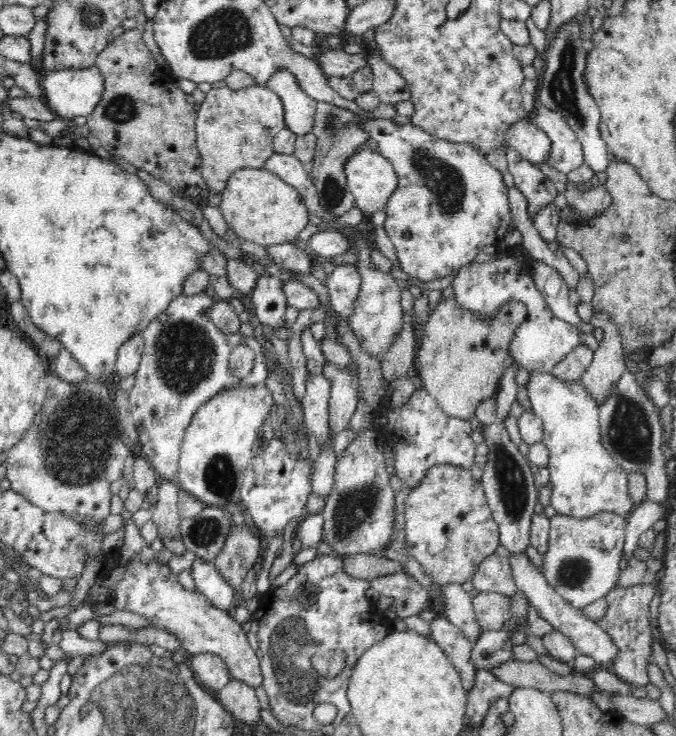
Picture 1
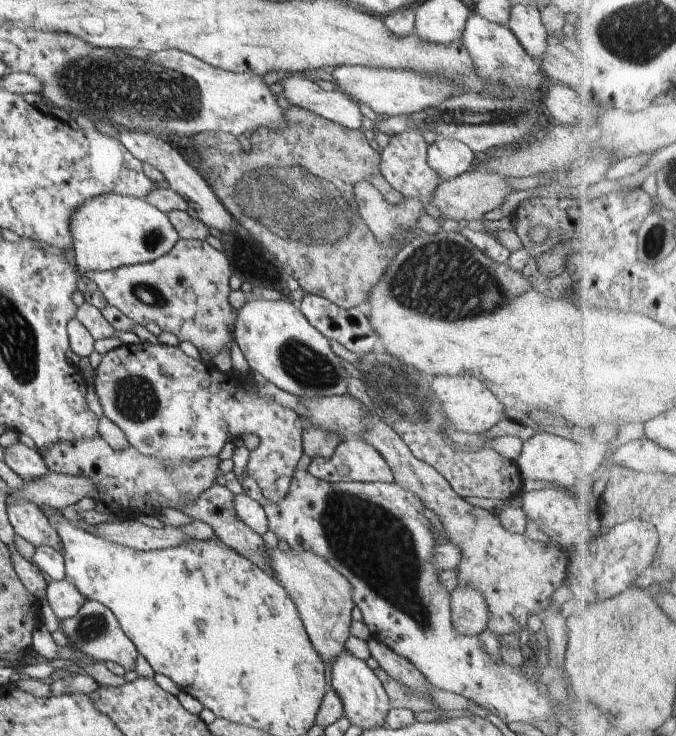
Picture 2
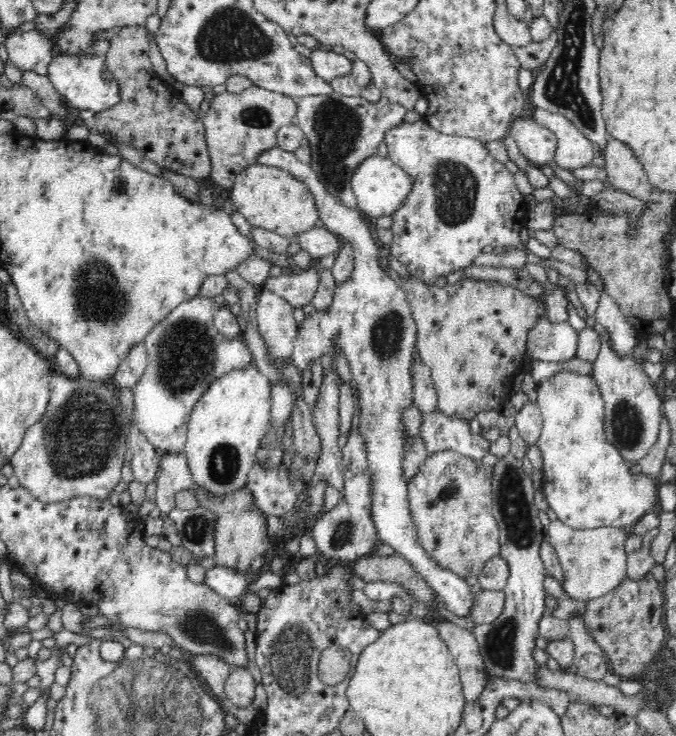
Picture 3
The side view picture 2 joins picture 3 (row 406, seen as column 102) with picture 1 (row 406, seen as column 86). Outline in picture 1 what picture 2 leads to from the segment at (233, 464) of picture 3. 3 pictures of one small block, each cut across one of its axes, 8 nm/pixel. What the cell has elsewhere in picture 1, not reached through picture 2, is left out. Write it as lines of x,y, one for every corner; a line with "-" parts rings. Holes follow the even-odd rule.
266,383
228,387
216,393
194,413
181,445
176,474
179,488
206,506
239,502
244,473
256,456
262,424
274,405

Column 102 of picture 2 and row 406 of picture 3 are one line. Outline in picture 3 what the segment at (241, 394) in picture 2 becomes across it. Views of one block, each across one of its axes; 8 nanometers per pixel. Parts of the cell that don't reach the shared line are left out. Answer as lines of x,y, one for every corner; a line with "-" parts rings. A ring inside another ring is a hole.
278,144
271,149
265,150
259,154
258,163
263,166
272,166
281,168
292,174
297,180
304,182
309,186
309,192
315,197
315,202
320,214
320,219
324,222
324,228
331,231
336,236
343,238
352,246
354,251
354,266
347,281
338,283
334,291
334,299
330,310
321,312
317,310
312,316
304,317
299,325
297,337
292,350
291,360
296,368
301,372
308,370
314,360
319,360
324,354
334,354
334,348
337,354
342,354
349,362
351,378
354,379
357,392
357,409
359,410
359,433
366,441
368,447
368,466
371,476
371,517
373,518
377,537
380,542
392,546
395,552
409,560
414,568
427,580
427,583
434,589
436,596
444,602
446,610
454,612
458,616
471,616
471,606
473,603
472,590
466,583
466,579
459,577
456,573
442,569
438,563
426,553
418,537
416,536
416,527
412,520
409,502
408,487
404,470
402,469
402,460
404,460
404,444
408,442
408,435
404,431
402,423
402,412
412,404
414,394
414,383
410,368
414,364
414,352
416,348
416,321
412,315
411,307
408,303
405,290
400,286
401,282
394,281
386,274
380,265
378,257
382,250
377,238
372,236
366,217
357,208
348,208
338,198
331,196
320,183
318,176
314,173
310,164
300,162
294,153
285,151

